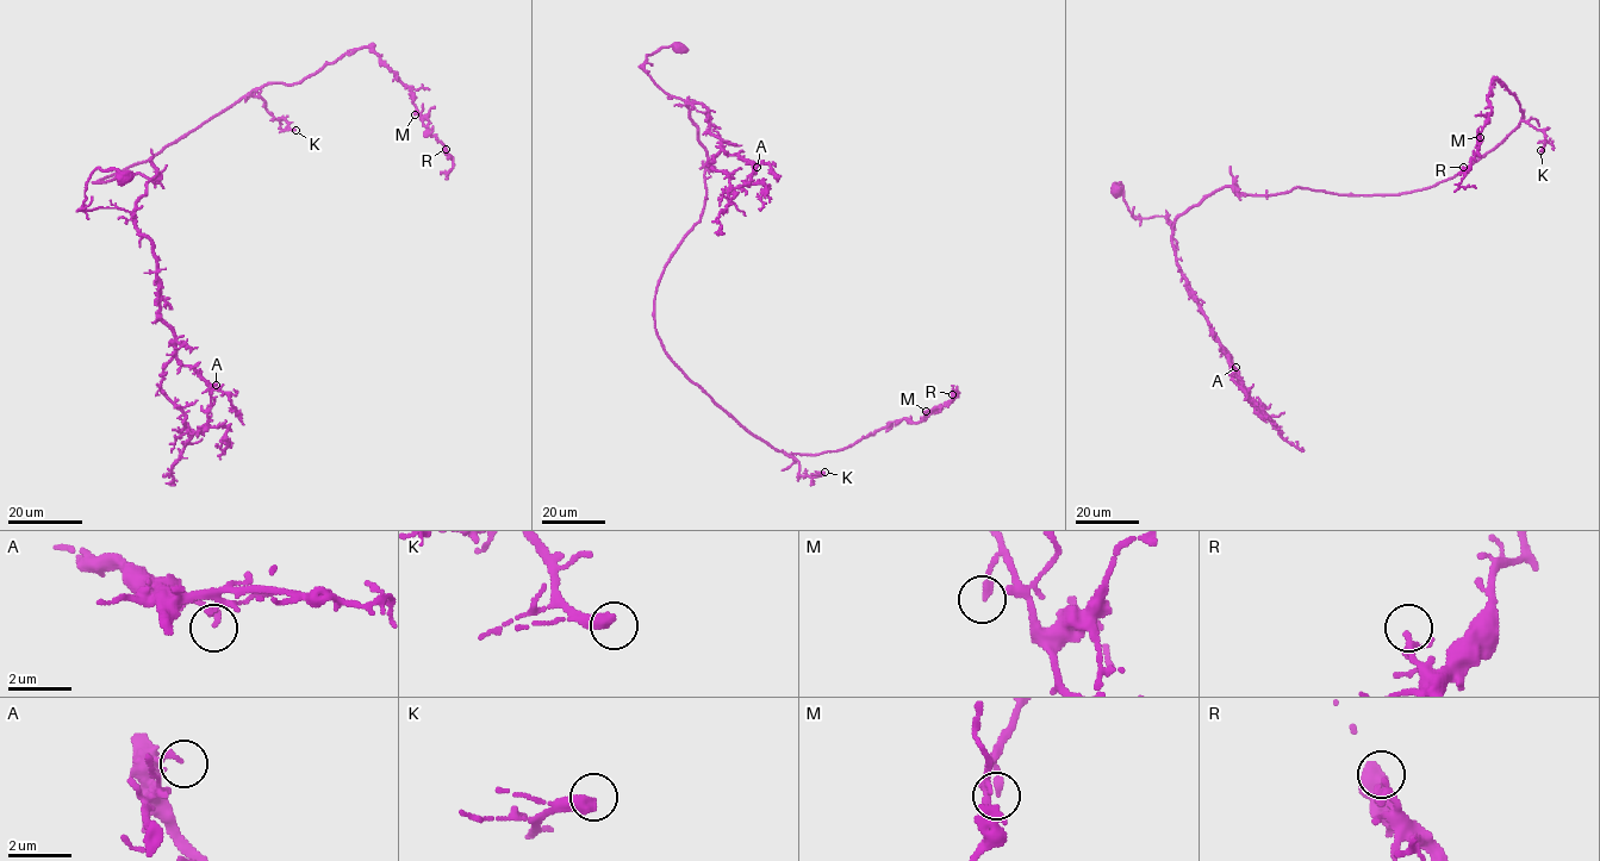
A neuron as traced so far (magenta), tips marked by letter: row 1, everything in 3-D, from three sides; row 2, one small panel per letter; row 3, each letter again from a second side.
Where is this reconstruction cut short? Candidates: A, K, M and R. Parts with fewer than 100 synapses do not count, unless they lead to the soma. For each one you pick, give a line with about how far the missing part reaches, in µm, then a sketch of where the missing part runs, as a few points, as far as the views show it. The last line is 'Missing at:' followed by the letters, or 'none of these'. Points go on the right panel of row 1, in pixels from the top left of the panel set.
K: Missing length about 45 µm. Course of what is missing: (1541, 150), (1538, 168), (1541, 173), (1533, 195), (1521, 208), (1521, 219), (1505, 235), (1506, 226)
Missing at: K

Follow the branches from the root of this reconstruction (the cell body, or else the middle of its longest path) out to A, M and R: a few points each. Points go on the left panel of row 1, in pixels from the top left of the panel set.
A: (98, 182), (141, 173), (155, 183), (157, 173), (134, 226), (150, 241), (174, 354), (216, 385)
M: (98, 182), (145, 162), (254, 89), (302, 82), (363, 47), (410, 88), (415, 114)
R: (98, 182), (145, 162), (254, 89), (302, 82), (363, 47), (410, 88), (419, 119), (447, 154), (446, 149)

